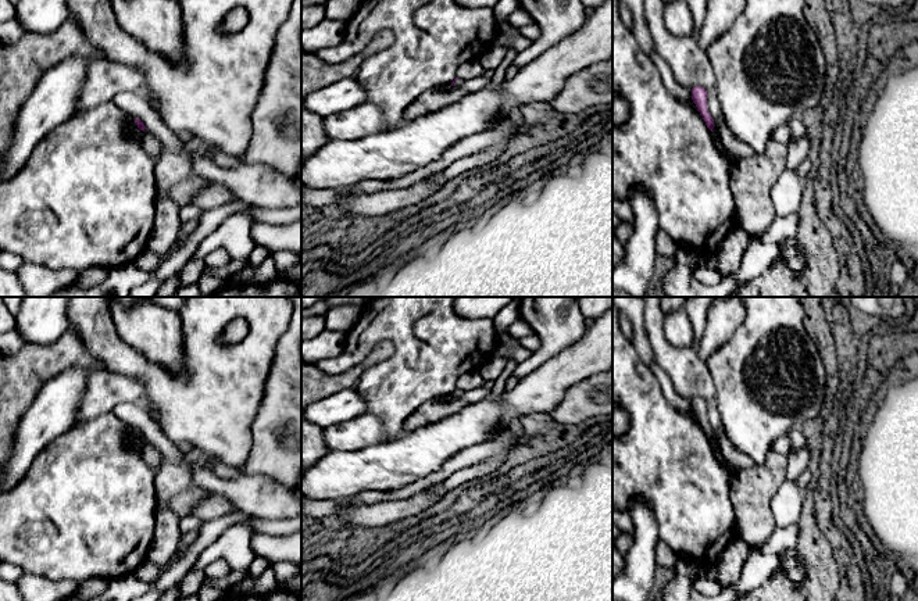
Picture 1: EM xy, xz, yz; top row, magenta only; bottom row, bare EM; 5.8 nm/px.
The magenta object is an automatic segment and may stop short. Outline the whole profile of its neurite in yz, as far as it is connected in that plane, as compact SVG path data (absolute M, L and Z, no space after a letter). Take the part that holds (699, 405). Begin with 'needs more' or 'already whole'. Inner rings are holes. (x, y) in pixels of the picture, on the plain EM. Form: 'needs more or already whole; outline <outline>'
already whole; outline M694 397L692 400L692 411L696 415L697 422L703 428L707 439L712 443L714 430L712 430L712 428L710 426L710 423L707 421L707 401L701 397Z

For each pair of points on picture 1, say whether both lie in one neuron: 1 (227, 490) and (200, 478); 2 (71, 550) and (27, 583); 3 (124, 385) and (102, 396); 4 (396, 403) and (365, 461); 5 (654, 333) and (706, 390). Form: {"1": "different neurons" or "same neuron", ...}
{"1": "same neuron", "2": "different neurons", "3": "same neuron", "4": "same neuron", "5": "same neuron"}

